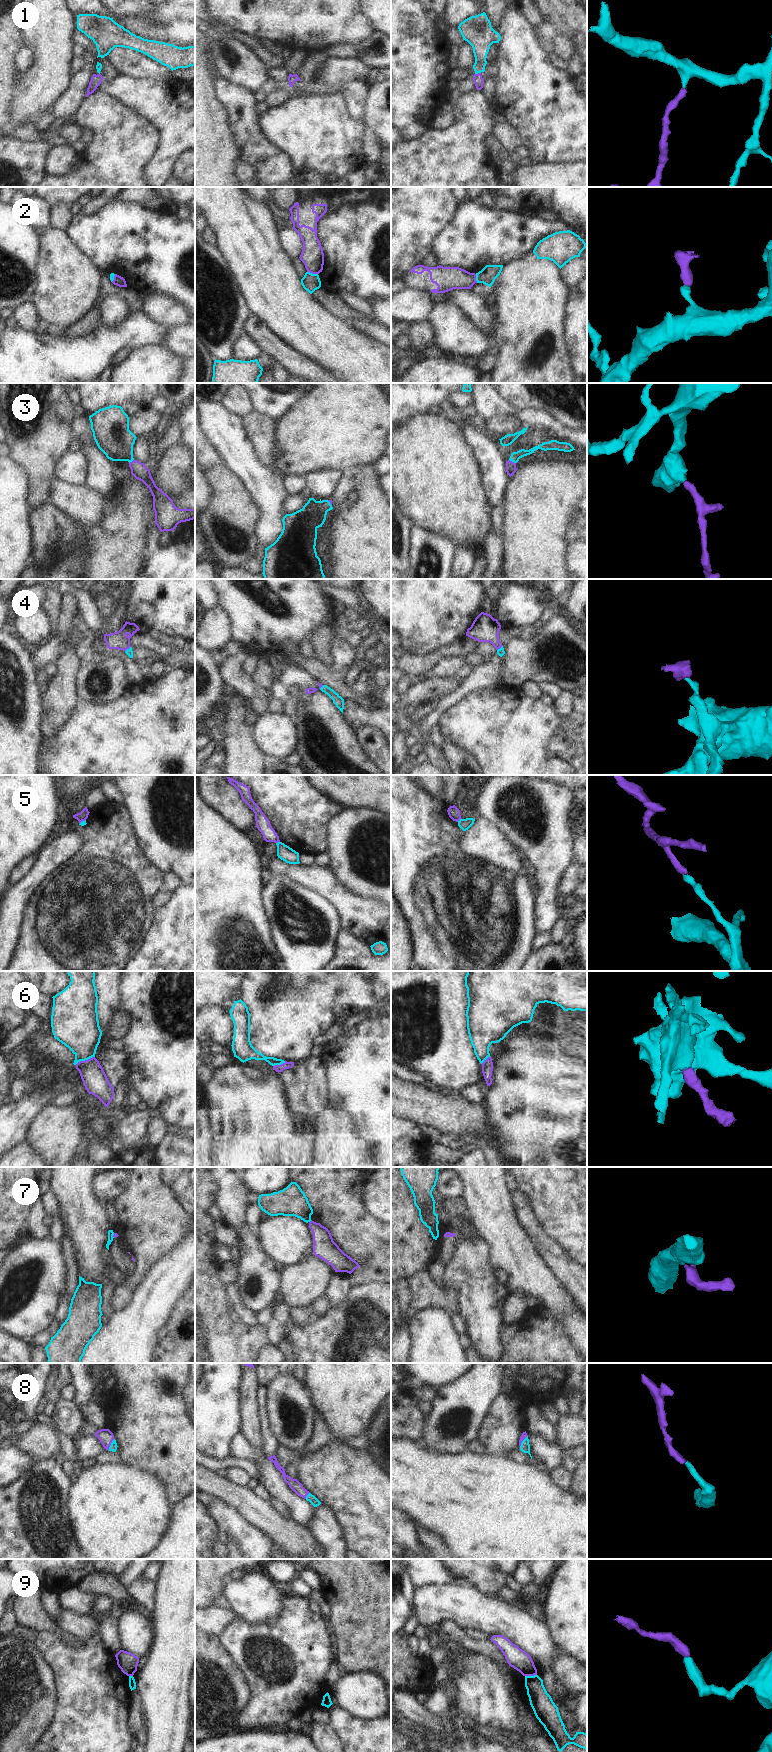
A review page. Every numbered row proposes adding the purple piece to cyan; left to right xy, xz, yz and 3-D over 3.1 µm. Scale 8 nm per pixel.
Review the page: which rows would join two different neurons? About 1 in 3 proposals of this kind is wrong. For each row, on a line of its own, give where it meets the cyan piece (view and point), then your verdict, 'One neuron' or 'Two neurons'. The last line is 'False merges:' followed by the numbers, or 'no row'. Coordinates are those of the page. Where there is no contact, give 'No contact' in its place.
1: Touches cyan at yz (477, 73). One neuron
2: Touches cyan at xz (311, 273). Two neurons
3: Touches cyan at yz (512, 461). One neuron
4: Touches cyan at xy (127, 649). One neuron
5: Touches cyan at yz (460, 819). Two neurons
6: Touches cyan at xy (84, 1060). One neuron
7: Touches cyan at xy (113, 1234). Two neurons
8: Touches cyan at xy (111, 1444). One neuron
9: Touches cyan at yz (530, 1676). Two neurons
False merges: 2, 5, 7, 9

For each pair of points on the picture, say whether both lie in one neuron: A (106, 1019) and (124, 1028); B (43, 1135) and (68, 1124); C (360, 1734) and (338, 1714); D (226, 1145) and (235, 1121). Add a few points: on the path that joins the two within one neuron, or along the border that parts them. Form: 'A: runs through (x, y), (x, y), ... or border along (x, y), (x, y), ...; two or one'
A: border along (120, 1010), (113, 1017), (109, 1038); two
B: runs through (49, 1134), (56, 1134), (62, 1128); one
C: runs through (355, 1731), (343, 1719); one
D: runs through (232, 1139), (235, 1136), (235, 1127); one

